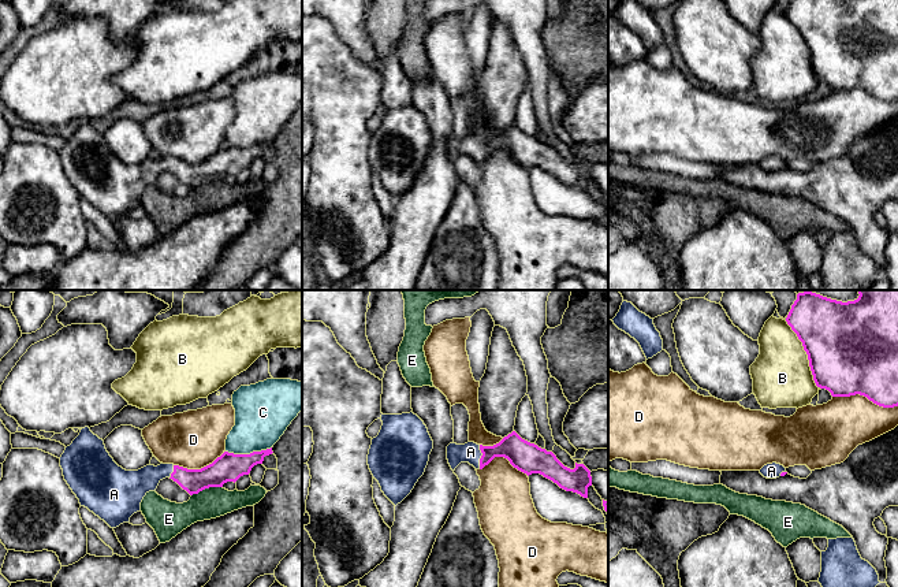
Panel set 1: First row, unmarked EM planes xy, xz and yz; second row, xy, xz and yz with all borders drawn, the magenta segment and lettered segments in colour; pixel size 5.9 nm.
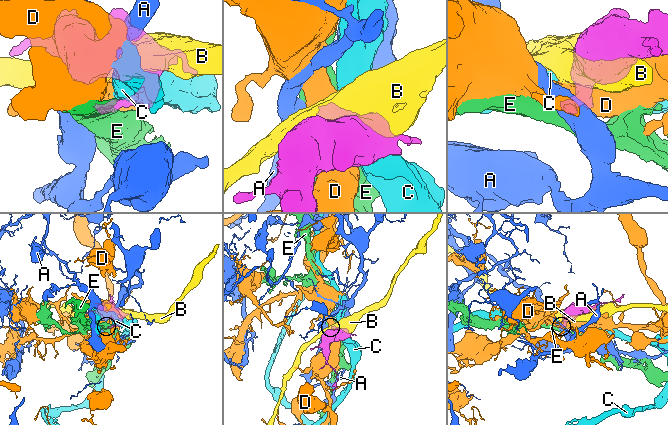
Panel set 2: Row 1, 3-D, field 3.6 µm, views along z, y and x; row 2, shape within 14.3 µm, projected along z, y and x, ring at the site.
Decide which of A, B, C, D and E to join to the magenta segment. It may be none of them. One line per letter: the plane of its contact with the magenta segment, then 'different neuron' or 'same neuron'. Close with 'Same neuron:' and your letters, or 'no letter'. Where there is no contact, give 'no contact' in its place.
A: contact in xz; same neuron
B: contact in yz; different neuron
C: contact in xy; different neuron
D: contact in yz; different neuron
E: contact in xy; different neuron
Same neuron: A

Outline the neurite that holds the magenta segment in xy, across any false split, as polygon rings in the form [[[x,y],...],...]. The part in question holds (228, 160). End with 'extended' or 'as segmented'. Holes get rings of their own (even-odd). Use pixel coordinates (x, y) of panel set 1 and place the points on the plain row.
[[[85,120],[66,141],[60,160],[81,200],[87,201],[111,222],[116,222],[130,216],[130,211],[141,204],[144,190],[156,185],[165,171],[193,189],[209,181],[223,181],[227,175],[235,177],[272,146],[272,141],[250,148],[224,145],[201,163],[161,156],[157,160],[149,157],[138,164],[126,164],[109,149],[104,134]]]; extended

